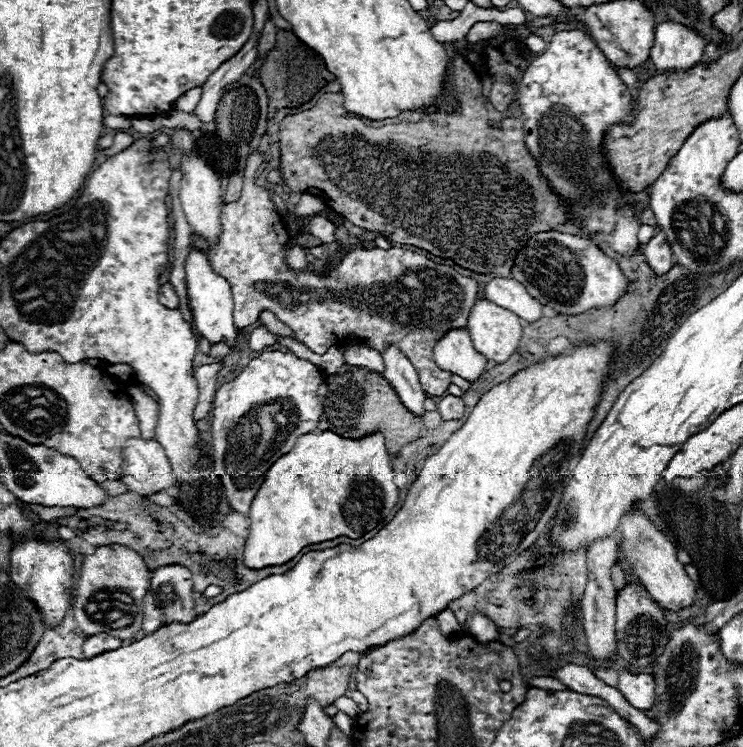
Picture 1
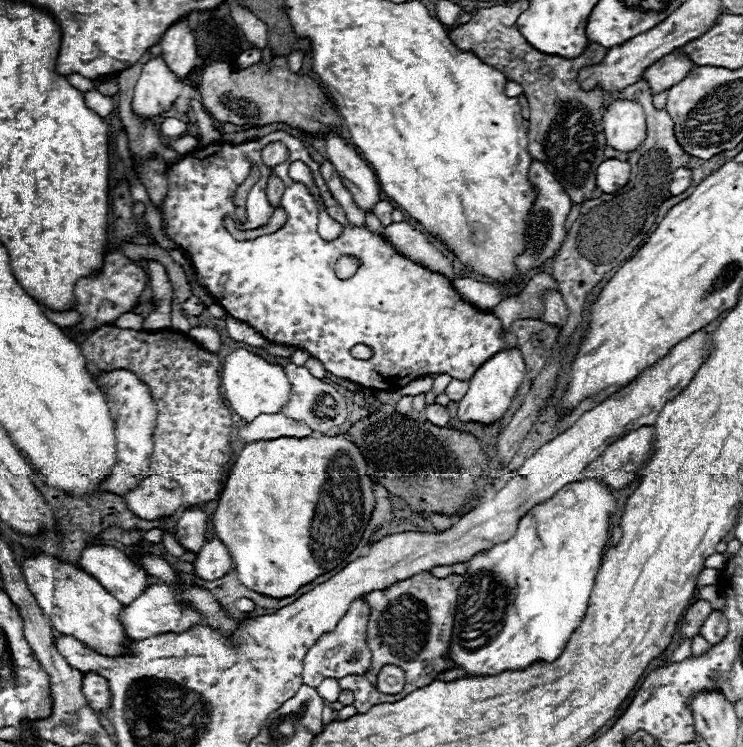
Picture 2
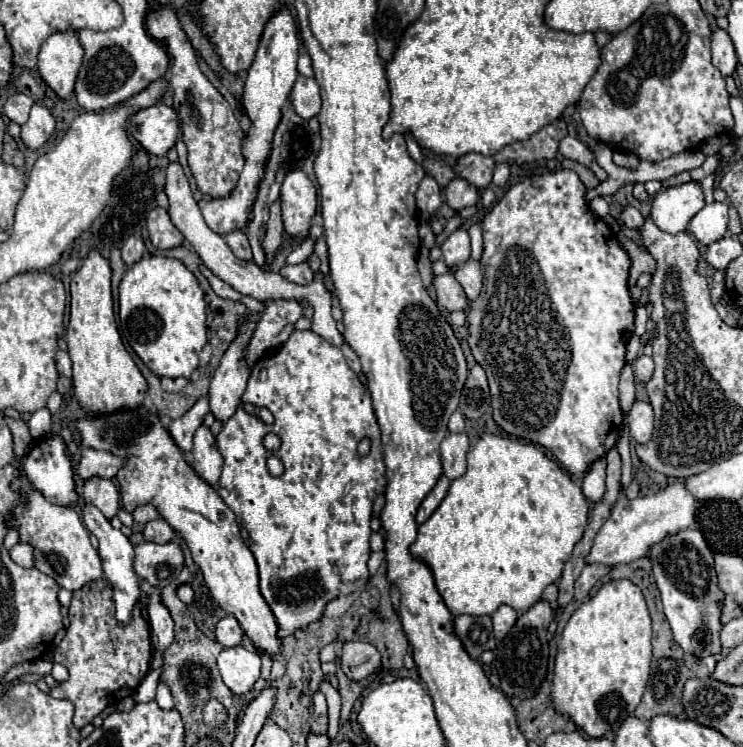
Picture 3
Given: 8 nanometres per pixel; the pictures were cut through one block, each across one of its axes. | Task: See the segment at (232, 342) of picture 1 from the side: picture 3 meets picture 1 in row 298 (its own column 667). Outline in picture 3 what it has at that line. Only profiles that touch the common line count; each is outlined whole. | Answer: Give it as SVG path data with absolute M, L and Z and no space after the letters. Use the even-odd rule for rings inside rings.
M688 182L658 192L652 200L650 218L660 230L668 234L678 234L686 230L692 216L702 208L704 208L704 194L700 184Z

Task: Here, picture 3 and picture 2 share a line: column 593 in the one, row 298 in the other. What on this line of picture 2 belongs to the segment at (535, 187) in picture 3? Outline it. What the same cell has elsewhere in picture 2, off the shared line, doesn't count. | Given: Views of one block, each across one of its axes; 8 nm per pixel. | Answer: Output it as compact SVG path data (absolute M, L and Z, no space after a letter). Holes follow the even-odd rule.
M272 132L258 140L242 142L242 144L208 144L204 148L198 148L194 152L184 154L180 160L168 166L168 194L160 208L162 214L162 234L170 238L176 246L180 246L194 268L196 282L236 320L246 322L256 332L260 332L266 340L272 344L292 346L306 350L312 358L316 358L328 372L332 372L338 378L362 384L366 388L394 392L408 382L428 376L428 374L448 374L456 380L470 380L474 372L490 360L494 354L508 350L506 334L502 332L502 322L490 314L484 312L470 302L466 302L452 286L452 282L438 274L428 270L426 266L402 256L398 250L392 248L390 242L386 242L382 236L372 234L366 226L352 226L344 214L344 208L336 202L332 192L328 190L324 178L320 176L320 164L314 162L306 150L306 146L290 136L288 132ZM274 140L282 140L288 146L288 160L282 164L268 168L262 162L260 150ZM302 160L310 172L312 178L320 190L320 198L324 202L324 208L332 220L344 226L342 234L336 240L322 240L316 232L318 228L318 202L310 194L310 190L302 182L294 182L288 176L288 168L292 162ZM256 164L260 168L260 180L250 188L246 198L246 216L248 222L238 222L240 230L256 230L270 222L274 214L274 206L266 198L266 182L270 176L278 176L284 182L284 194L280 200L280 208L288 214L286 224L272 232L258 236L254 240L234 240L232 234L226 232L222 224L224 214L234 216L234 202L232 196L236 188L246 180L250 166ZM342 256L356 256L360 260L360 266L356 274L348 280L340 280L334 274L334 264ZM356 344L366 344L372 348L372 356L368 360L358 360L350 354L350 348Z

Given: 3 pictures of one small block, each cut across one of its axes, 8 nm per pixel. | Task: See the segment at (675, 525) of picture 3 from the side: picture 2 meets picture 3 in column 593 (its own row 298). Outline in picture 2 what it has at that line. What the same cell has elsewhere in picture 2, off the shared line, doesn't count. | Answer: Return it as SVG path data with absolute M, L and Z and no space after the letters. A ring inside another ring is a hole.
M548 292L544 296L544 314L542 314L542 320L546 324L552 324L552 326L558 326L562 328L568 320L568 306L562 298L560 292Z

